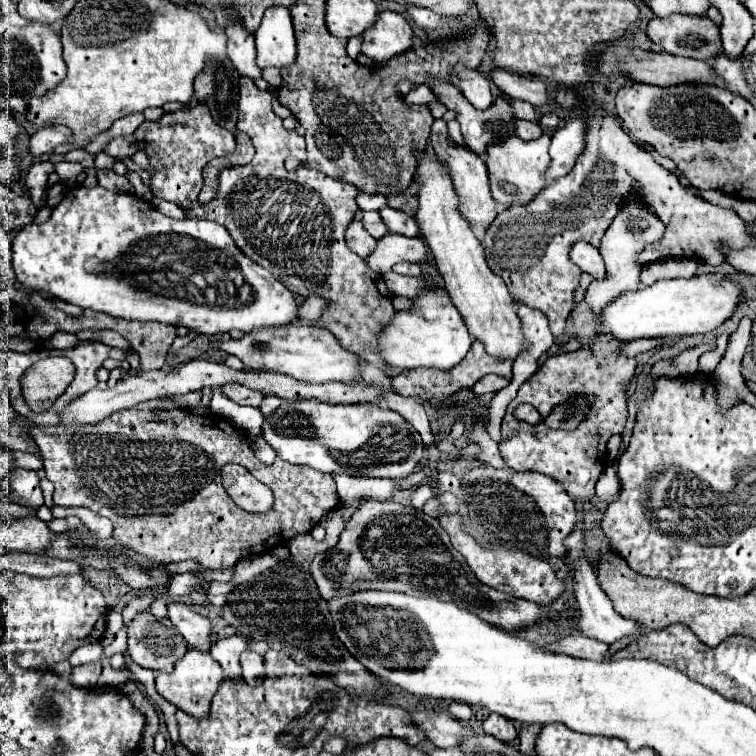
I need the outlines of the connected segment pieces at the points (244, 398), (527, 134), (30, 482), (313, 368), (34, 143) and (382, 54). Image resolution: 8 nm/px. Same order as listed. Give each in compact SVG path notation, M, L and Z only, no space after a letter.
M241 384L221 386L221 392L223 392L229 400L233 400L235 404L239 404L239 406L253 406L253 408L257 408L257 406L261 404L261 400L265 398L261 392L249 390L249 388L241 386Z
M515 120L515 134L521 138L521 140L535 140L539 138L543 132L541 124L531 124L529 120Z
M15 468L15 472L11 474L11 480L15 486L15 496L11 498L13 502L27 506L27 508L35 508L35 510L43 506L43 492L39 486L37 472Z
M289 324L287 328L261 328L255 332L247 332L241 338L229 338L229 340L215 340L209 342L211 348L225 350L227 354L237 356L245 368L253 370L273 370L287 376L295 376L297 380L305 382L345 382L351 384L359 378L359 362L357 356L349 350L345 350L331 332L319 326L307 326L307 324Z
M49 126L39 130L37 134L31 136L31 144L29 144L29 152L33 156L43 156L43 154L51 154L59 144L67 142L71 138L71 132L65 126Z
M383 10L367 34L361 36L361 52L373 62L383 62L411 48L411 36L411 26L399 12Z

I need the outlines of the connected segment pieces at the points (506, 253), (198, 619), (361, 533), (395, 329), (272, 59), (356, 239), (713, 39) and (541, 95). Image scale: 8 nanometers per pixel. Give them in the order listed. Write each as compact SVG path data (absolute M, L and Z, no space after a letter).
M555 88L553 92L555 92L555 102L561 108L575 110L579 106L587 112L587 114L583 114L583 120L589 122L587 148L583 148L583 156L579 156L579 160L575 162L575 168L567 176L563 176L559 180L551 180L547 184L547 188L543 188L543 192L539 192L539 196L535 196L535 200L531 200L531 204L511 206L511 208L505 208L503 212L499 212L497 218L493 220L493 224L487 228L481 242L483 242L487 266L497 276L503 278L513 302L519 302L533 310L543 312L549 320L549 328L555 338L563 334L567 318L575 308L573 292L577 288L577 268L569 260L569 248L571 248L571 244L575 244L575 236L603 236L603 232L607 232L607 228L611 226L615 212L619 212L619 208L629 200L631 194L641 198L641 202L647 208L651 208L655 212L655 216L659 216L659 220L665 224L663 238L659 242L647 244L647 248L643 248L643 260L637 258L639 266L645 266L645 264L651 264L657 260L665 260L665 258L701 258L703 262L707 262L711 266L719 266L723 262L723 254L719 250L721 242L727 242L731 248L737 248L737 250L745 248L753 242L751 236L747 234L747 224L733 210L713 206L713 204L705 202L703 198L695 196L691 190L683 188L675 174L667 172L661 164L657 164L653 160L653 156L649 152L645 152L643 144L633 140L623 130L619 118L605 112L599 104L591 104L591 102L581 104L581 100L579 100L579 96L575 96L575 92L563 92L563 88Z
M171 604L167 606L169 618L175 624L175 628L181 632L181 636L189 642L191 648L199 652L209 652L211 650L211 622L209 618L197 614L185 604Z
M365 500L359 508L359 512L351 518L351 522L345 526L345 530L339 536L339 542L317 554L311 564L311 574L317 582L317 588L325 600L335 598L337 592L361 592L361 590L391 590L391 592L403 592L411 596L435 596L439 600L447 600L453 604L459 604L459 608L479 616L481 620L487 620L487 624L495 624L497 628L503 628L507 632L521 630L525 626L535 624L541 618L541 606L535 602L513 598L505 592L499 592L495 588L489 588L481 584L475 574L469 570L463 556L451 546L447 532L441 528L437 518L427 516L423 510L415 510L413 506L403 506L397 502L377 502L377 500Z
M427 262L423 266L423 272L421 272L423 280L431 280L431 284L435 284L435 288L431 288L431 292L423 292L423 296L417 296L413 298L413 308L407 310L407 312L397 312L391 320L391 324L387 324L383 328L383 332L379 332L379 352L381 352L381 358L383 362L393 368L393 370L411 370L411 368L441 368L441 370L451 370L453 366L457 366L465 354L469 352L471 348L471 342L473 342L473 336L469 334L461 314L457 312L457 308L451 304L451 298L445 290L445 284L439 276L439 270L435 268L435 264Z
M271 6L263 14L259 30L255 30L257 60L255 64L263 70L269 66L285 68L295 60L295 32L291 14L287 8Z
M355 218L355 220L347 226L345 240L347 240L347 246L349 246L355 254L359 254L361 258L369 256L369 254L373 252L375 244L377 244L377 242L373 240L373 236L363 228L363 224L361 224L359 218Z
M671 14L665 18L651 18L647 24L647 38L651 42L663 46L663 50L669 54L697 58L697 60L711 60L713 56L717 56L717 52L721 48L719 28L707 16Z
M493 68L489 72L493 84L503 92L507 94L509 98L519 98L519 100L525 100L533 106L543 106L547 102L551 102L551 92L549 88L539 82L539 80L529 80L525 76L519 76L519 74L513 74L505 68Z

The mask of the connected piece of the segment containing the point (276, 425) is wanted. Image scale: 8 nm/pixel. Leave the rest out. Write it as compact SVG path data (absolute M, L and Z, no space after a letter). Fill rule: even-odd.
M281 402L261 426L265 442L291 464L311 466L327 474L351 474L401 480L413 472L423 456L419 432L397 412L375 404Z

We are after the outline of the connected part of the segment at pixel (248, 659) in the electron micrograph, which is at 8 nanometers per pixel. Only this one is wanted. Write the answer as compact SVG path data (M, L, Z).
M245 650L241 654L241 666L243 666L243 680L249 686L259 686L263 676L265 676L265 666L263 666L263 656L251 650Z

